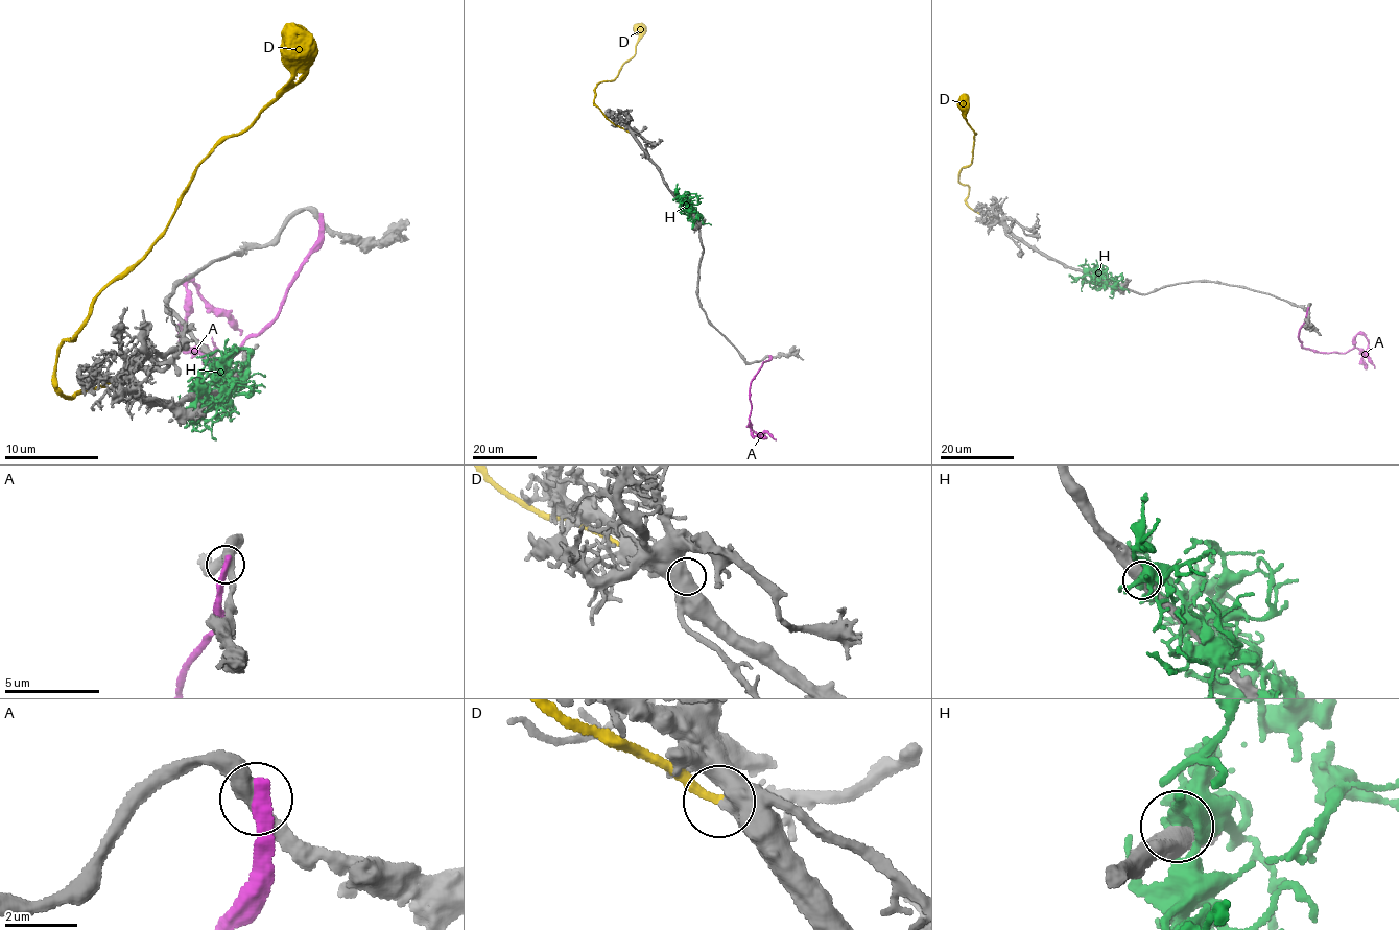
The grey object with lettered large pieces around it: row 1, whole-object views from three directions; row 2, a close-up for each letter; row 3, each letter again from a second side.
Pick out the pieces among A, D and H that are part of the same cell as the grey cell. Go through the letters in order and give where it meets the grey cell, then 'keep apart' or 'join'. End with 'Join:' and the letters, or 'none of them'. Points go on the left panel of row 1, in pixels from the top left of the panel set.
A: meets grey at (319, 218); keep apart
D: meets grey at (125, 380); join
H: meets grey at (192, 392); keep apart
Join: D

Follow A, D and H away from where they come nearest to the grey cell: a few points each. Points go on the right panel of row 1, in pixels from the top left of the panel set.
A: (1307, 308), (1298, 337), (1301, 346), (1319, 352), (1346, 353), (1354, 347), (1354, 337), (1362, 334), (1374, 368)
D: (1005, 224), (968, 205), (969, 186), (959, 182), (961, 168), (972, 162), (975, 133), (963, 116), (965, 95)
H: (1087, 270), (1093, 280), (1110, 286), (1122, 278), (1115, 276)

